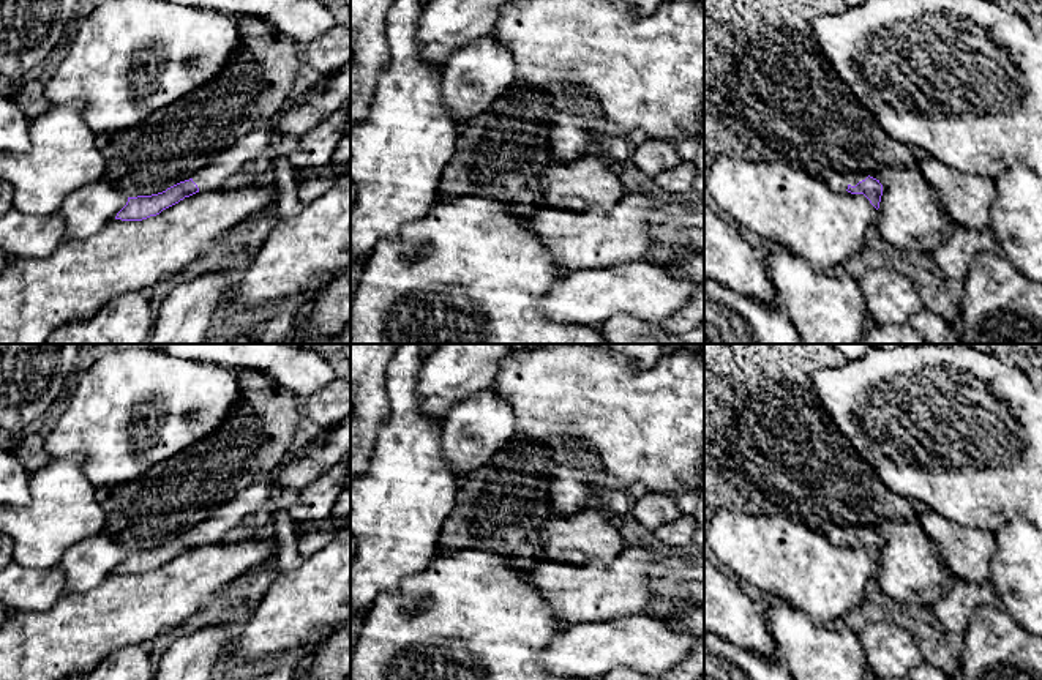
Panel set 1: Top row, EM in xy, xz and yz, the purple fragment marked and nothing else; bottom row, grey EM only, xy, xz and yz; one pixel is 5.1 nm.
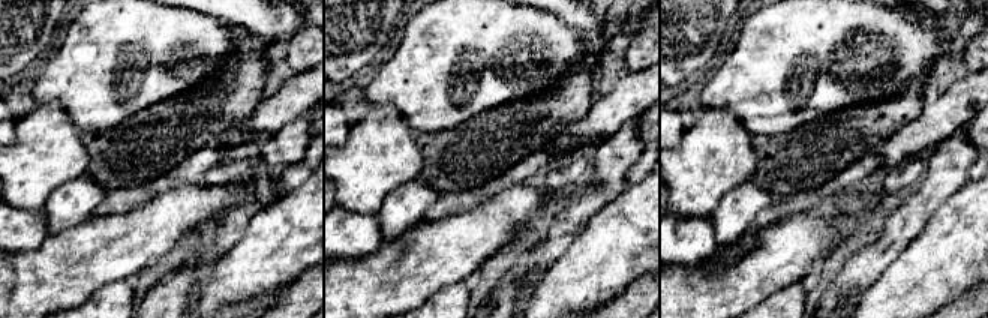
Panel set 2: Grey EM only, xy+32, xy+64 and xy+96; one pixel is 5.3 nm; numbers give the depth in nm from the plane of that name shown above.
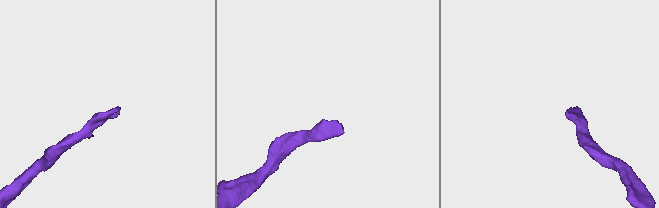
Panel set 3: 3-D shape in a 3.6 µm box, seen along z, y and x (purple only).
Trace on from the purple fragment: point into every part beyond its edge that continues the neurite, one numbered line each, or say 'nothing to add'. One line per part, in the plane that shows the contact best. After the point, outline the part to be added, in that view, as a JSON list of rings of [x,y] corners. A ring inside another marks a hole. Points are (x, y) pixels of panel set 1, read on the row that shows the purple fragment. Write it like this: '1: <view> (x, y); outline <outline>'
1: yz (853, 179); outline [[[854,172],[854,174],[849,174],[846,175],[846,183],[851,185],[851,186],[856,186],[859,181],[865,180],[870,174],[867,172]],[[870,175],[873,178],[878,180],[878,175]]]

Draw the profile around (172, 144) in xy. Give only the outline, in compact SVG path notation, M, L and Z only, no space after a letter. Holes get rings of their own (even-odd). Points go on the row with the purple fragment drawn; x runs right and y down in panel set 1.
M246 16L235 19L243 41L216 77L159 107L137 126L96 134L96 145L106 158L103 178L128 197L158 194L193 178L242 136L276 120L289 104L302 65L300 46L267 21Z

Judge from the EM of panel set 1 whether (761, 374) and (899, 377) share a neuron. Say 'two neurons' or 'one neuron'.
two neurons

